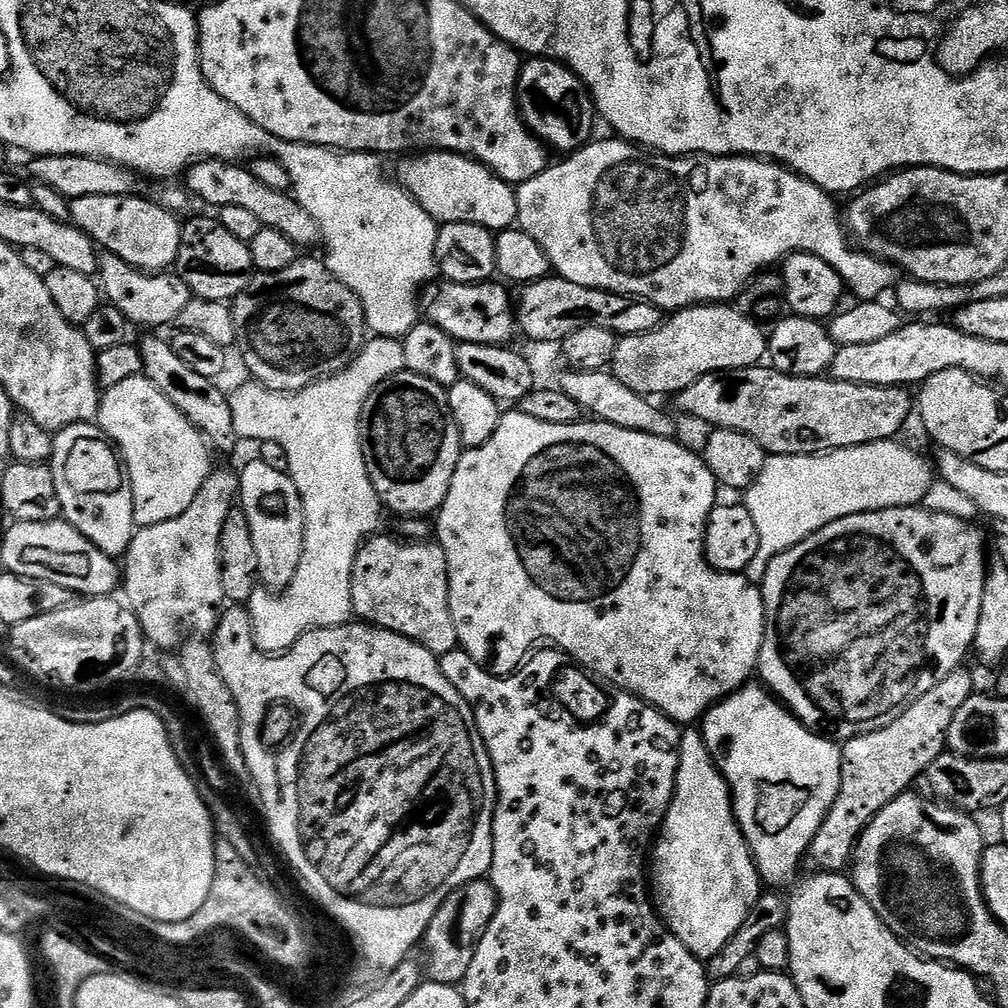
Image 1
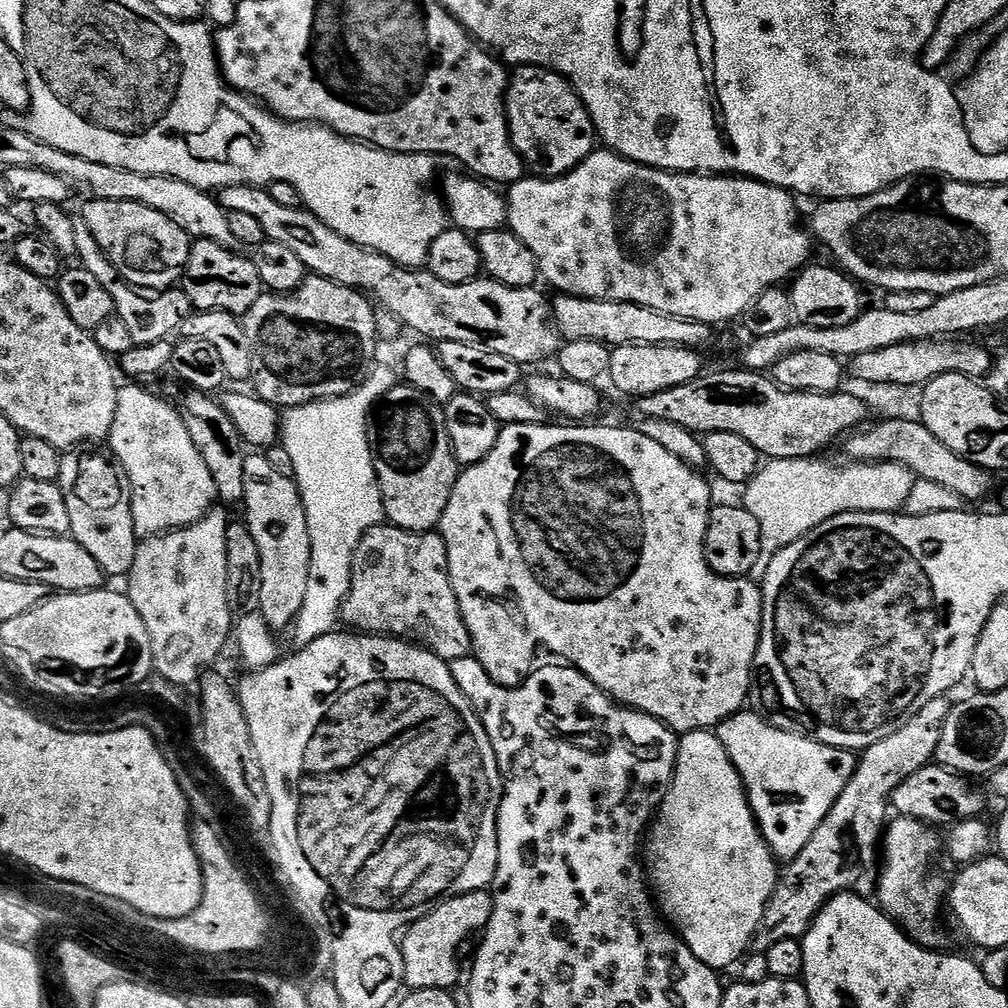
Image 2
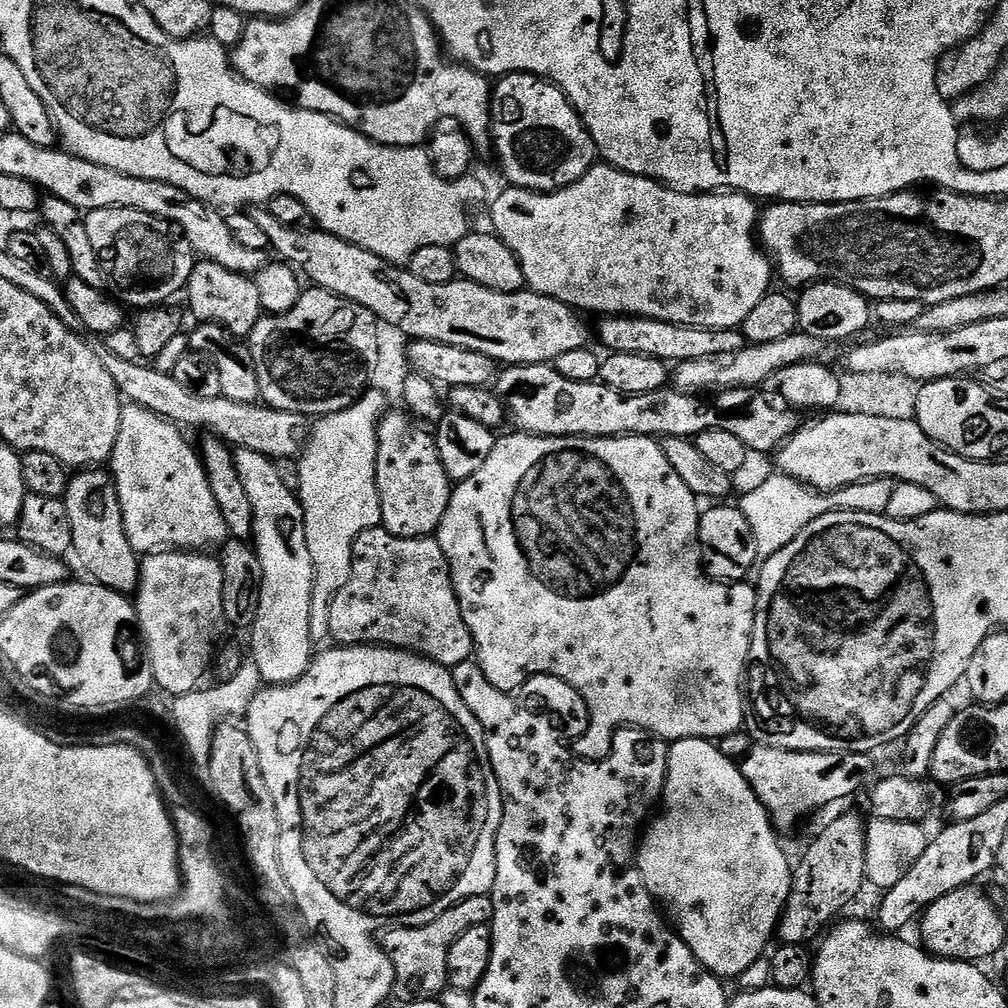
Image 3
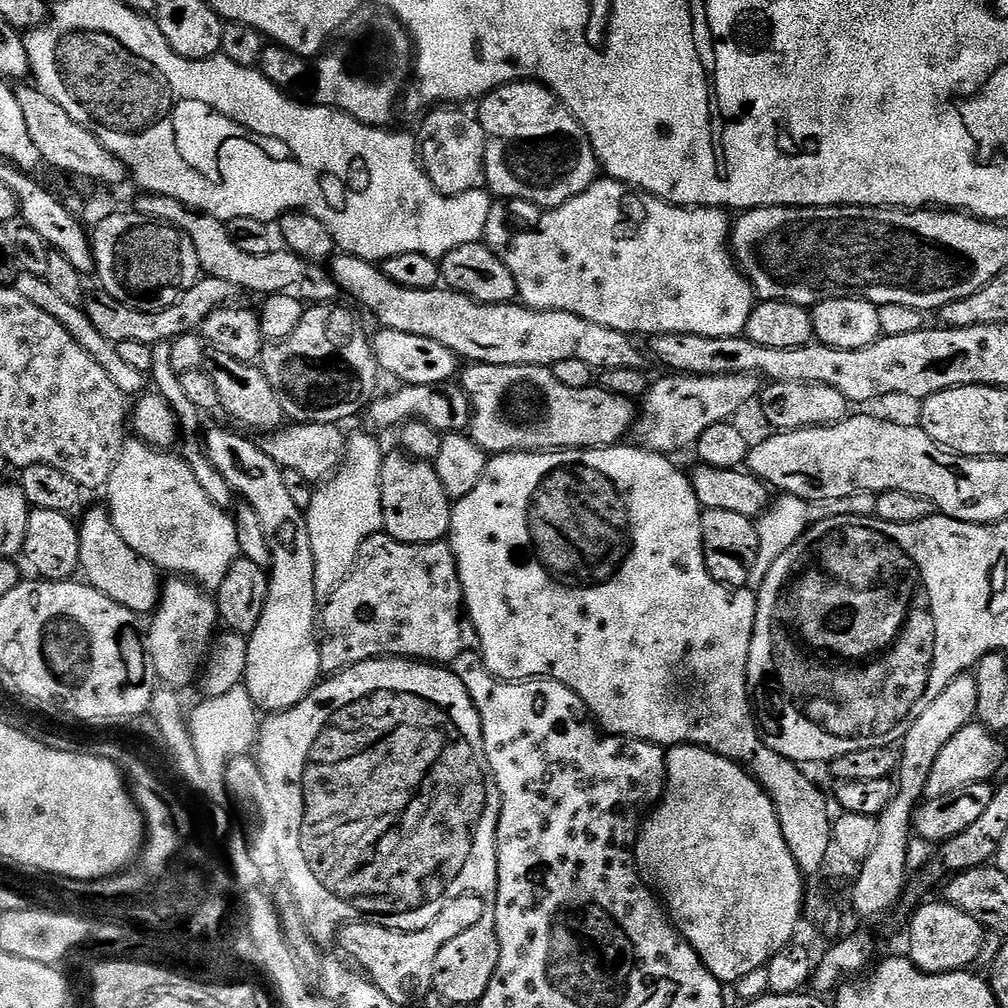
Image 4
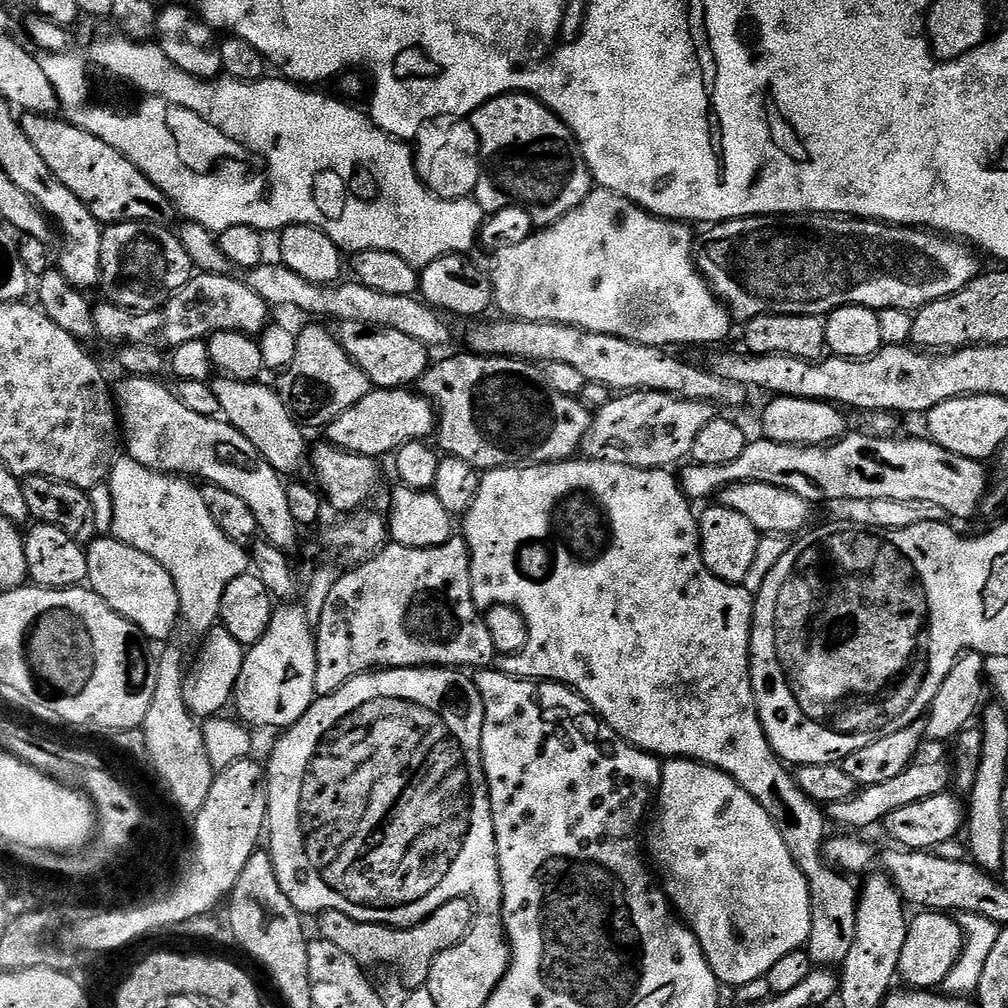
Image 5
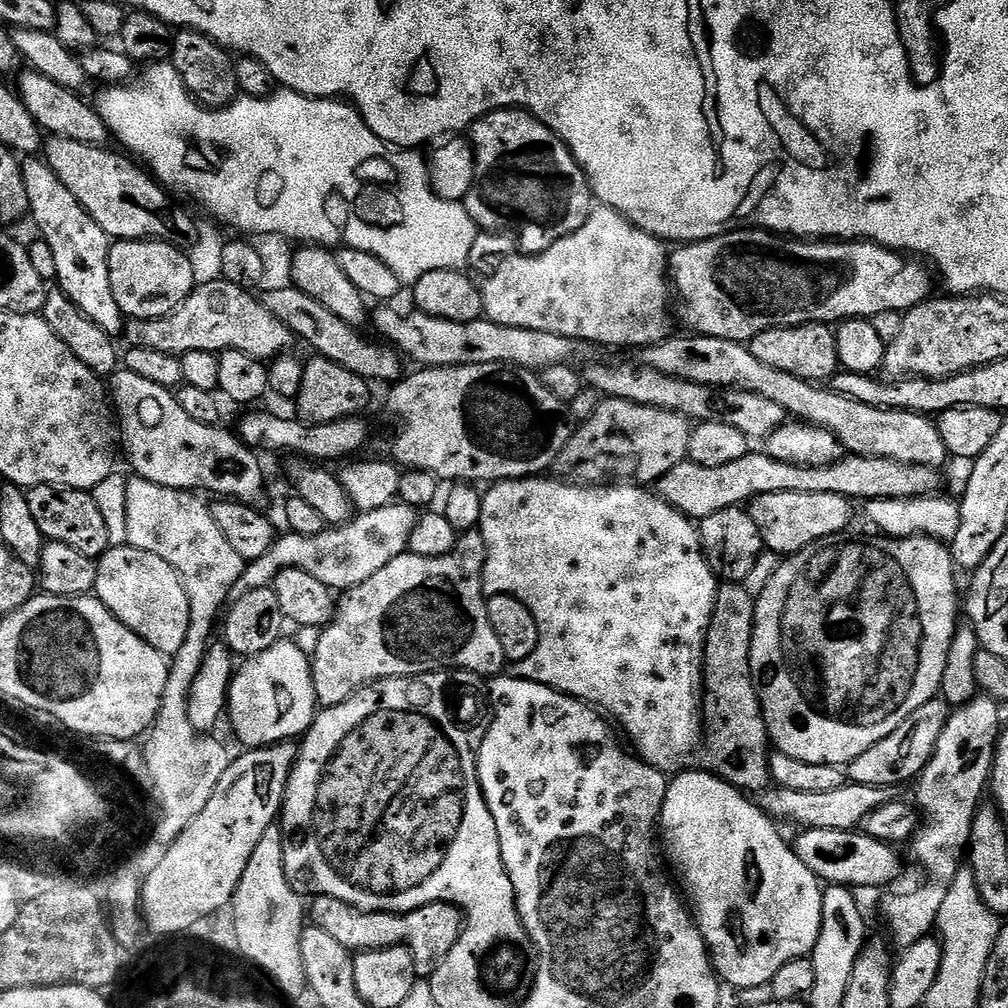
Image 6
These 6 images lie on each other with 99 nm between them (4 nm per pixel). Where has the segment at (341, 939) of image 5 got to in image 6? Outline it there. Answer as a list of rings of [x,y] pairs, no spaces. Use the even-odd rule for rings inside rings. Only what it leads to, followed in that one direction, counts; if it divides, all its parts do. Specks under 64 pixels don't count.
[[[313,896],[310,900],[310,920],[350,953],[406,947],[412,950],[417,965],[432,966],[443,961],[460,941],[466,916],[455,904],[431,904],[413,912],[362,912],[338,898]]]

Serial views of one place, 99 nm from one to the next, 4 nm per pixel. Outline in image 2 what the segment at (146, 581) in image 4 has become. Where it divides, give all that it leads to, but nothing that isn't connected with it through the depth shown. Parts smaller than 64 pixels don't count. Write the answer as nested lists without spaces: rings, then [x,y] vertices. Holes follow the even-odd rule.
[[[70,452],[61,457],[57,483],[70,513],[70,536],[79,542],[109,577],[123,577],[134,562],[138,537],[132,522],[132,501],[117,467],[100,456],[78,456]]]

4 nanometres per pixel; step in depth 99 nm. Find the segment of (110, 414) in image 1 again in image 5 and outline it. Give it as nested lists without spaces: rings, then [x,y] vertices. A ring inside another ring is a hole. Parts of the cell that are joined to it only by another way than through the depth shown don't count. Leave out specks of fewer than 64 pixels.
[[[124,454],[113,463],[106,481],[116,502],[116,517],[112,520],[111,535],[124,544],[134,546],[134,550],[142,550],[142,554],[150,554],[154,562],[158,562],[170,574],[180,599],[180,614],[183,627],[188,627],[197,638],[207,636],[211,628],[220,624],[222,598],[230,582],[245,575],[250,568],[250,556],[245,545],[235,544],[214,522],[214,514],[210,514],[210,506],[206,506],[203,491],[195,488],[191,479],[180,474],[156,472]]]

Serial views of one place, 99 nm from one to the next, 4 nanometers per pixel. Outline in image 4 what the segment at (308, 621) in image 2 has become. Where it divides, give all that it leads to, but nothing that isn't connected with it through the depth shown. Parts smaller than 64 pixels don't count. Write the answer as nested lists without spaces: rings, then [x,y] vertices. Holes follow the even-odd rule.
[[[349,435],[343,464],[331,479],[313,491],[306,519],[310,550],[314,550],[314,574],[320,583],[342,583],[356,566],[362,542],[383,529],[380,475],[385,455],[385,449],[380,449],[374,437]]]

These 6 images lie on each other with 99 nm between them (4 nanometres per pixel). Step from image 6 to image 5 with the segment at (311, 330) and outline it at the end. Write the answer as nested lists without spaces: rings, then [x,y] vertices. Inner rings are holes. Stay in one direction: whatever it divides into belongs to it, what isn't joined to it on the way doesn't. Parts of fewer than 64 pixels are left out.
[[[349,320],[339,321],[334,335],[337,342],[352,356],[352,361],[366,374],[369,385],[378,388],[408,388],[415,385],[430,367],[430,349],[427,344],[410,338],[410,334],[401,334],[389,328],[362,326]]]

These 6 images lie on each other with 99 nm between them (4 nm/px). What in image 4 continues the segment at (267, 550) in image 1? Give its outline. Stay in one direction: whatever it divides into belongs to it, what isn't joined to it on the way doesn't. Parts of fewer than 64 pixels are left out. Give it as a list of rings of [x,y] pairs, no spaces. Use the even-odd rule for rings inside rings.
[[[216,428],[208,436],[206,451],[210,462],[214,462],[222,478],[230,482],[233,493],[243,498],[250,506],[254,506],[254,510],[258,510],[258,518],[262,518],[262,527],[266,530],[266,542],[270,542],[272,567],[268,581],[268,597],[258,626],[248,636],[246,670],[242,684],[248,688],[250,697],[260,710],[268,714],[284,712],[287,708],[293,708],[298,702],[302,702],[302,698],[308,696],[322,676],[318,643],[318,599],[315,596],[314,550],[310,550],[306,512],[305,509],[294,506],[294,501],[286,490],[286,482],[282,482],[282,469],[263,452],[255,439],[247,440],[236,432]]]

